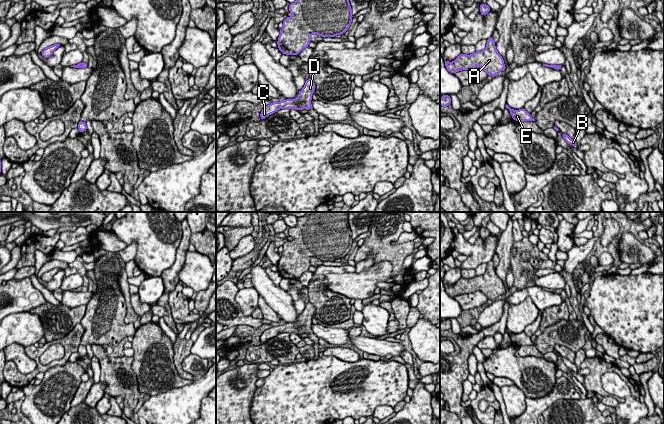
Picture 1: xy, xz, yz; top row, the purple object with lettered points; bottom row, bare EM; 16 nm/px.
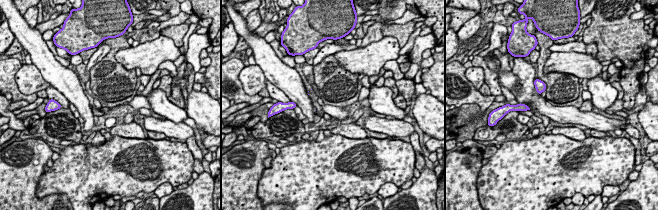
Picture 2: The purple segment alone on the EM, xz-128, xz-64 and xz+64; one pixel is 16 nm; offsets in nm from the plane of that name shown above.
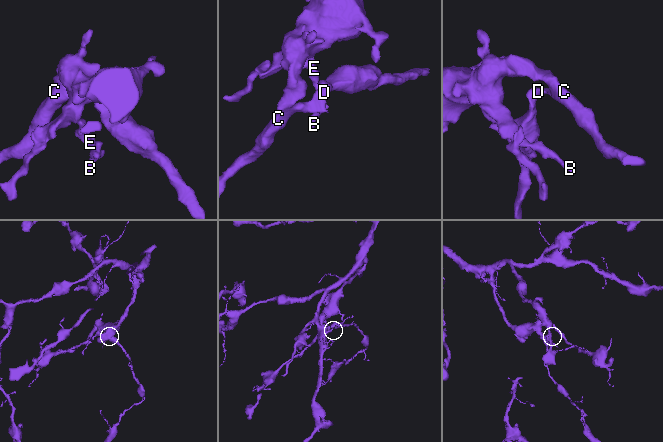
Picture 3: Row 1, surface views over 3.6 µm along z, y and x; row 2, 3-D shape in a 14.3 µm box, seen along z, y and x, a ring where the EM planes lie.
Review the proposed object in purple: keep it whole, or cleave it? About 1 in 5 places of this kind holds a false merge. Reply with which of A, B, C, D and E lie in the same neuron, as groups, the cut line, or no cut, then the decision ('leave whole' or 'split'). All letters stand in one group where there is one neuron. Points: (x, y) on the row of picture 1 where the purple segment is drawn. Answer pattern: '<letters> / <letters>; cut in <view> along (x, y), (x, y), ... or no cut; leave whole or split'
A B C D E; no cut; leave whole

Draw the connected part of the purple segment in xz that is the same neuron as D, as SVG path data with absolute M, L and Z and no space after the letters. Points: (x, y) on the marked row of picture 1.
M308 78L305 82L304 87L299 92L298 97L295 99L285 99L284 101L280 102L272 102L271 104L265 106L261 113L260 118L264 120L271 114L274 114L280 109L296 109L296 110L310 110L313 109L311 100L312 94L315 92L315 83Z

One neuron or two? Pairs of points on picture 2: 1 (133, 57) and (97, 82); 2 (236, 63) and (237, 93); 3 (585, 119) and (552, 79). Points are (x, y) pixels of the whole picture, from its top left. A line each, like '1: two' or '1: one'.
1: two
2: one
3: two

